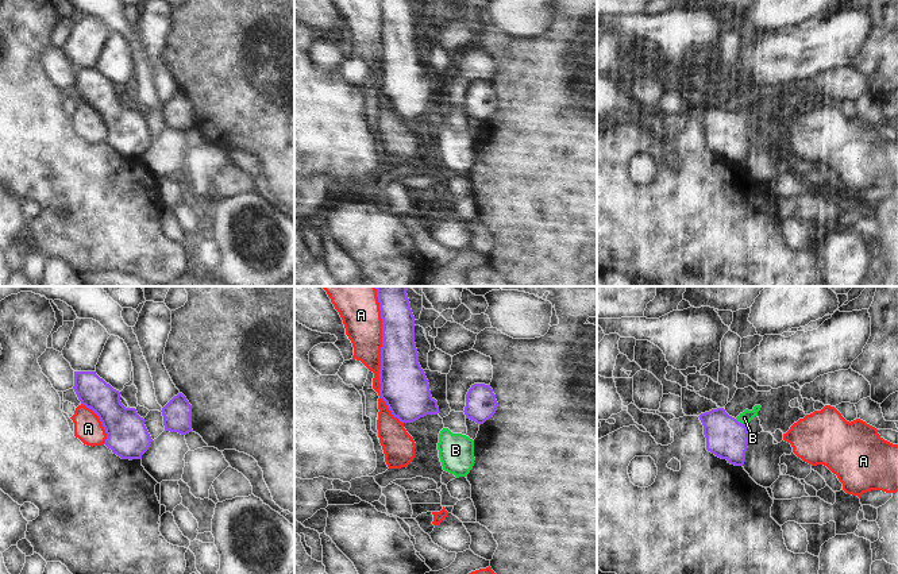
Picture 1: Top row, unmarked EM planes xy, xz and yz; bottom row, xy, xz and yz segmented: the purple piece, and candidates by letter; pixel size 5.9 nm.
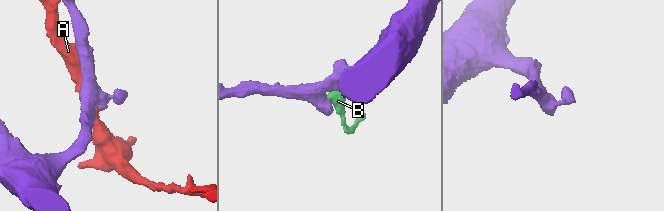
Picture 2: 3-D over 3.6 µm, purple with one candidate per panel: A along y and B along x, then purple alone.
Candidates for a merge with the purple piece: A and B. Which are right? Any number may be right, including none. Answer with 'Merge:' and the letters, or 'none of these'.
Merge: B.

